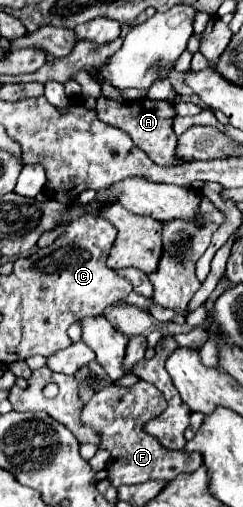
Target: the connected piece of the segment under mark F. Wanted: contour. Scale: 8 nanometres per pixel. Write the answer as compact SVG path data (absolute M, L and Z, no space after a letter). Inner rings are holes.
M137 381L133 387L121 387L121 385L107 385L99 393L91 397L91 401L81 411L81 423L85 427L95 429L99 435L99 451L109 451L111 457L105 463L107 479L113 487L119 485L133 485L133 483L145 483L145 481L169 481L175 479L179 473L191 473L199 465L203 465L203 457L199 453L189 451L171 451L159 443L153 435L147 435L143 431L145 423L159 417L167 407L167 401L163 393L147 383Z

